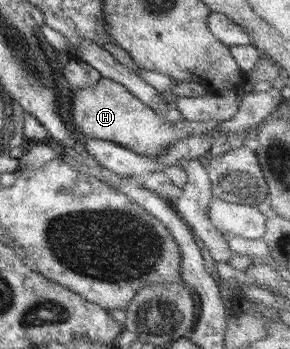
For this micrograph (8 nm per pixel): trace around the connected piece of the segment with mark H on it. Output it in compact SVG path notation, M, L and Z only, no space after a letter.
M102 77L94 86L86 86L83 90L72 94L72 120L70 125L74 133L82 139L99 138L117 142L128 150L134 150L142 156L159 156L164 154L176 140L194 134L210 133L220 124L218 120L196 122L180 120L176 125L160 117L154 110L145 106L123 84Z

